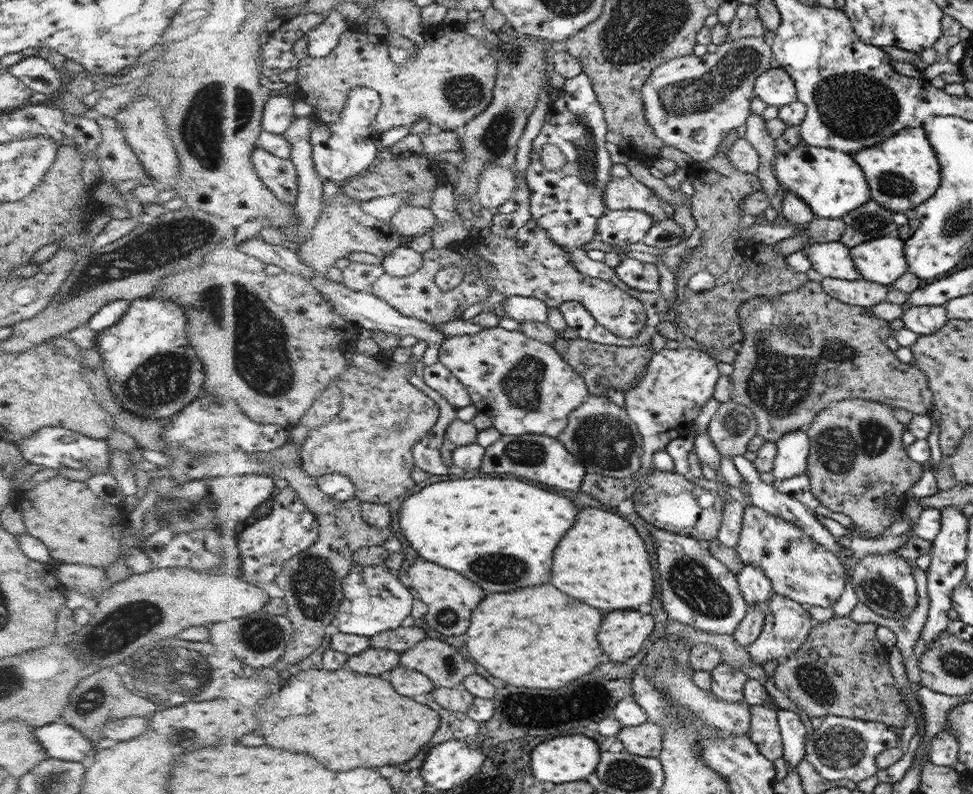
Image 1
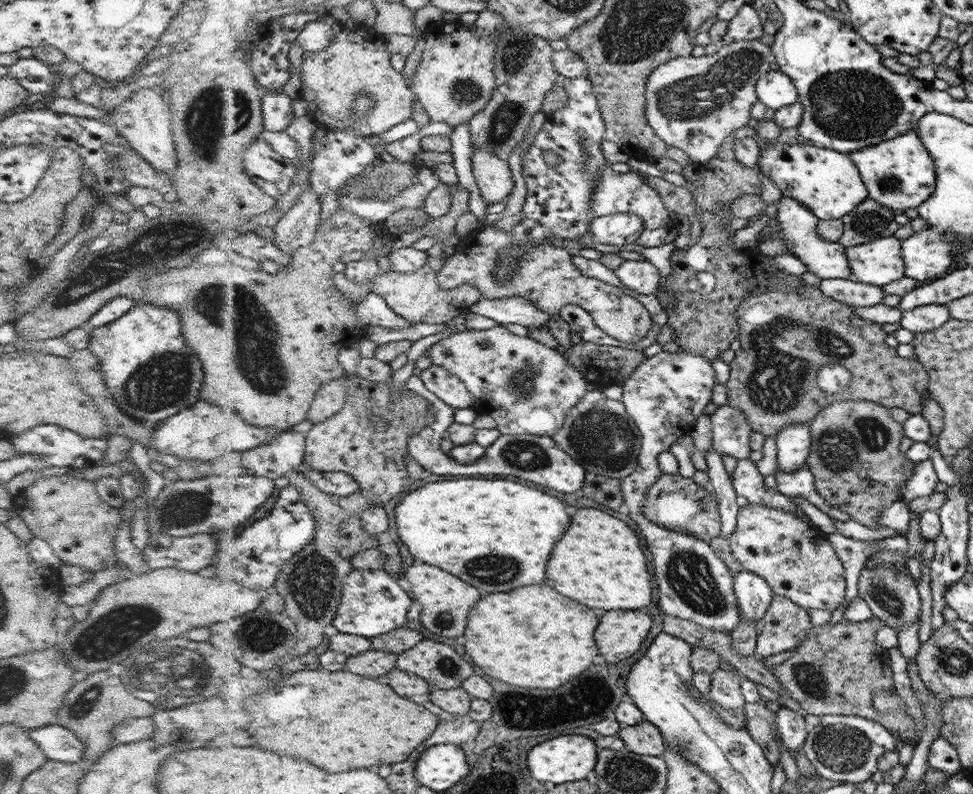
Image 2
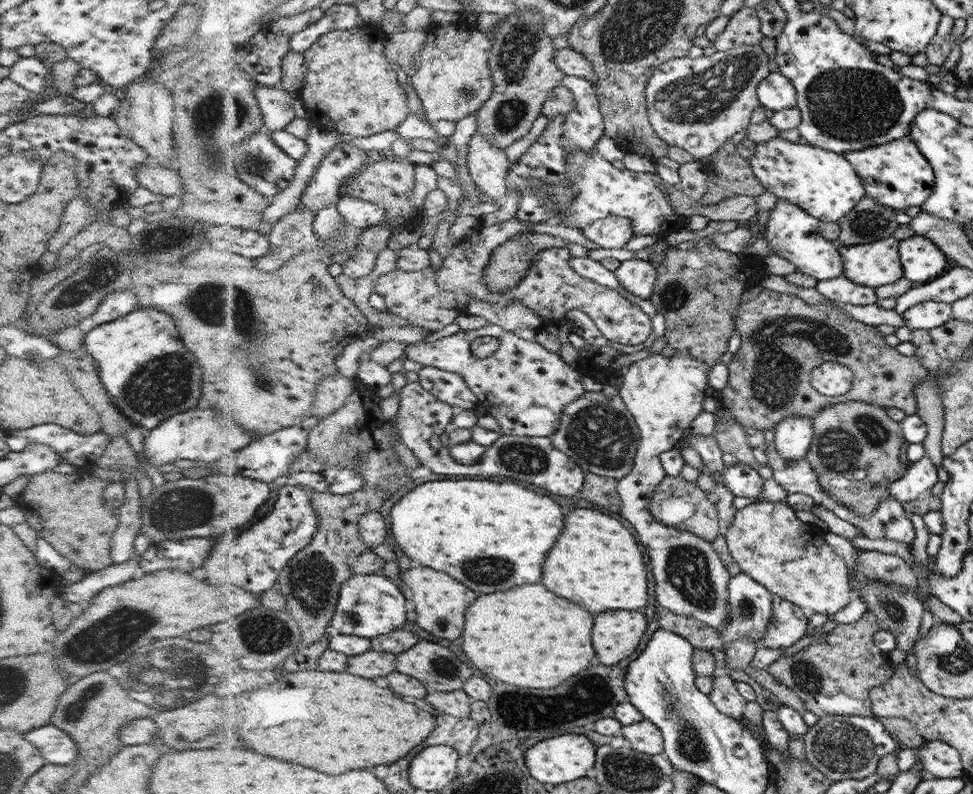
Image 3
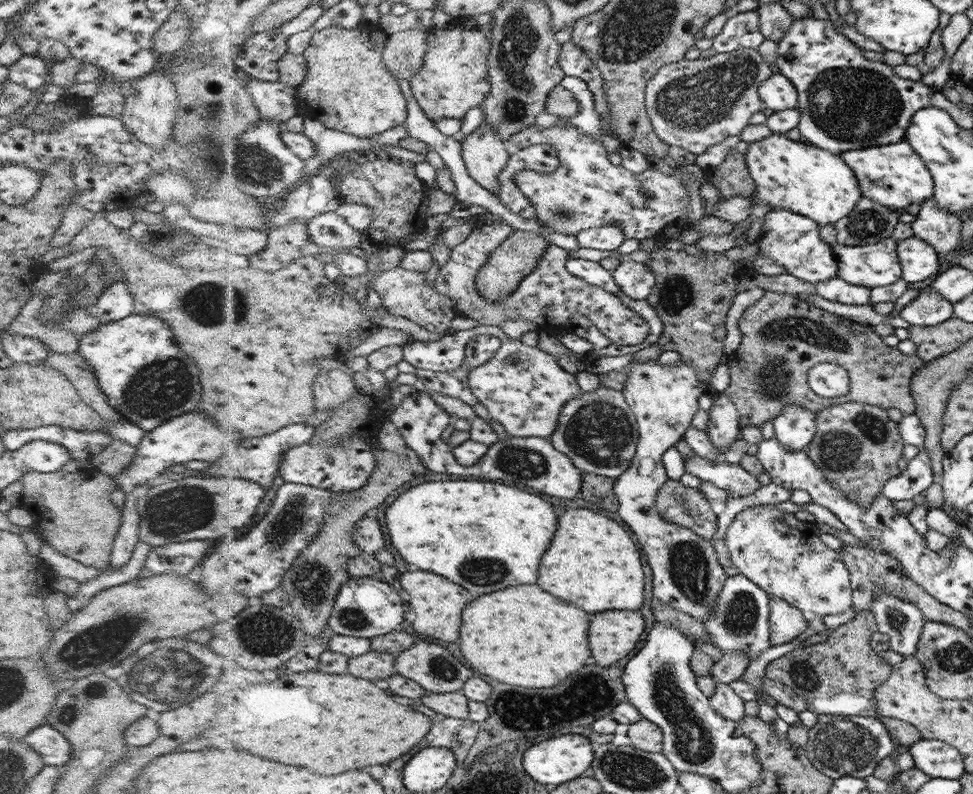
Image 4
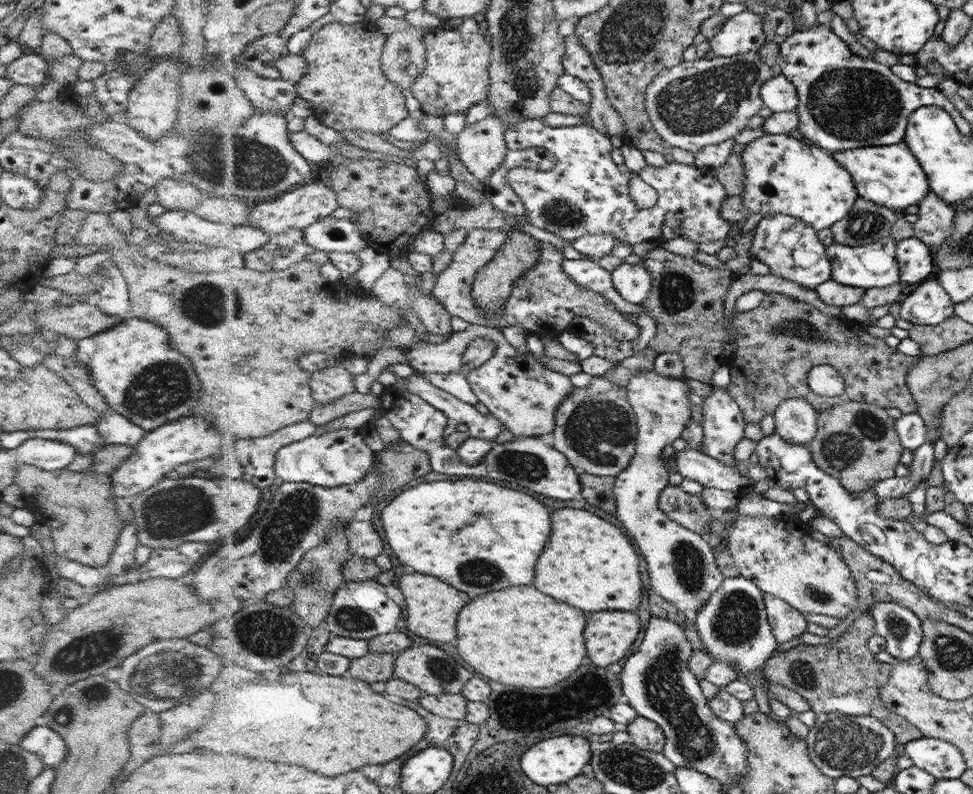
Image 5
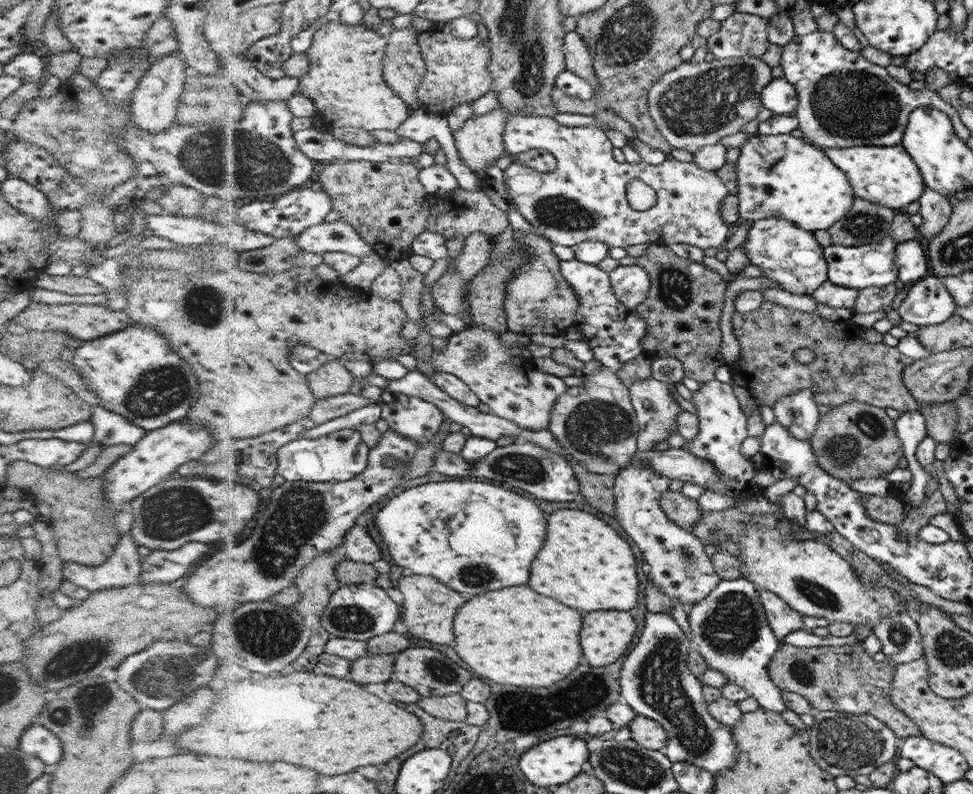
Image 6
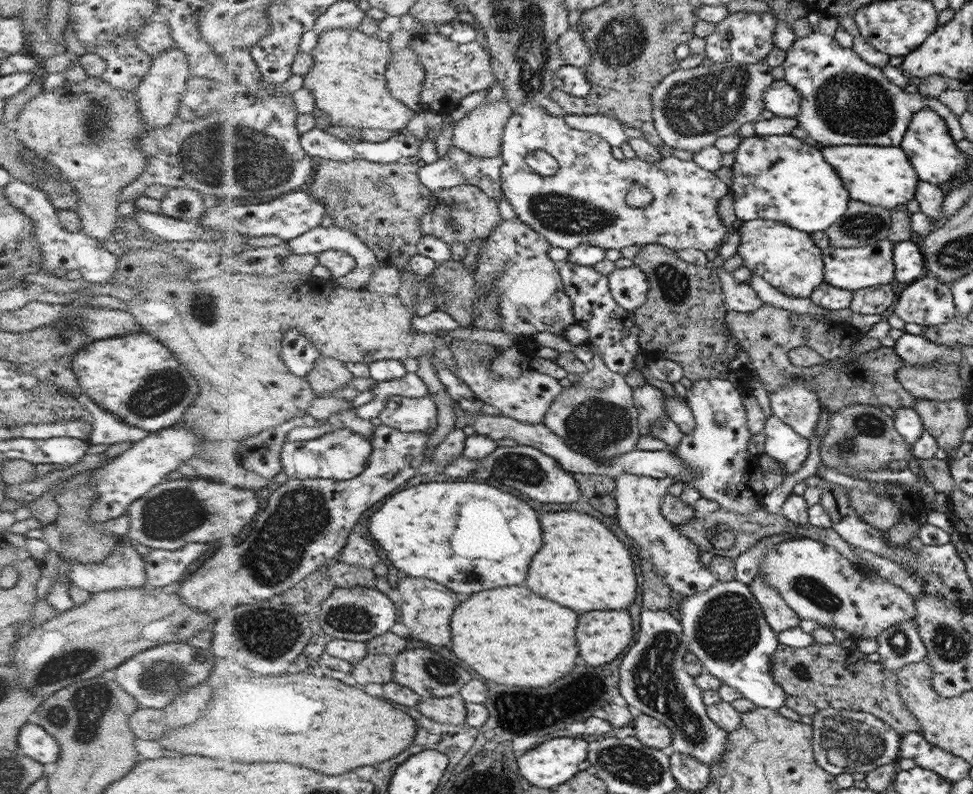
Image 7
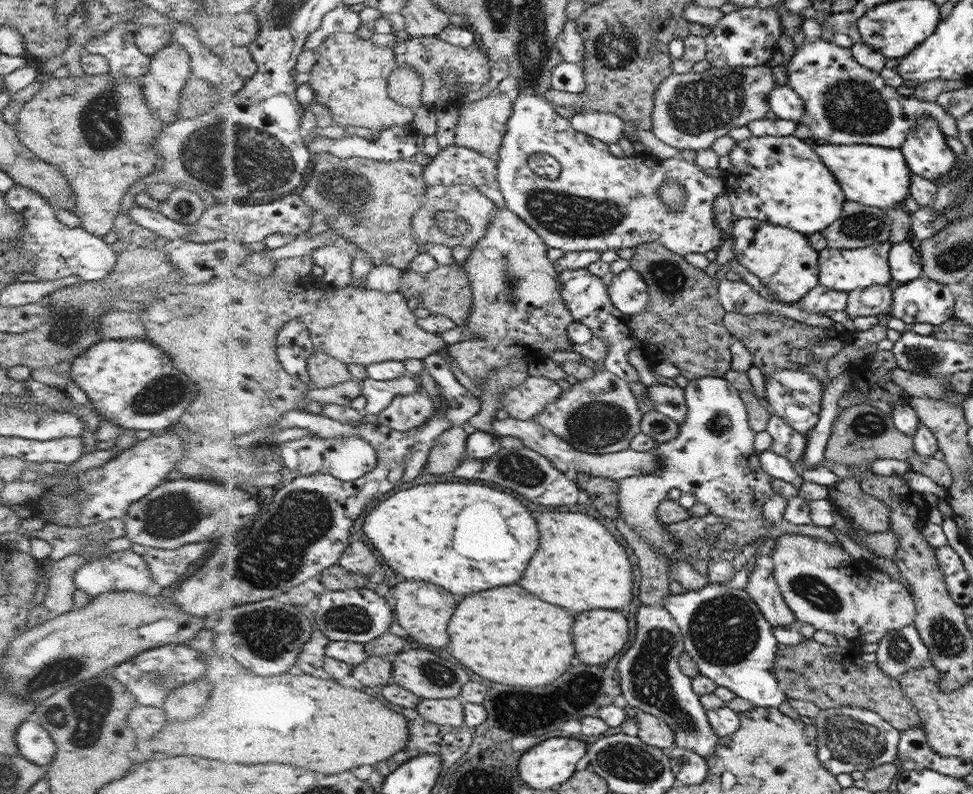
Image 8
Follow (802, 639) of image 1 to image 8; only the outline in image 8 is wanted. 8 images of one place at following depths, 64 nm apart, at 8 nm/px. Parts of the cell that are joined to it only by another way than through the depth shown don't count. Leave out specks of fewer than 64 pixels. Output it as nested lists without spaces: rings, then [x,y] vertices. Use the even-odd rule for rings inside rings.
[[[759,558],[755,560],[755,566],[748,578],[746,591],[759,606],[765,619],[771,627],[784,627],[796,624],[795,614],[787,606],[775,582],[772,570],[765,568],[759,563]]]

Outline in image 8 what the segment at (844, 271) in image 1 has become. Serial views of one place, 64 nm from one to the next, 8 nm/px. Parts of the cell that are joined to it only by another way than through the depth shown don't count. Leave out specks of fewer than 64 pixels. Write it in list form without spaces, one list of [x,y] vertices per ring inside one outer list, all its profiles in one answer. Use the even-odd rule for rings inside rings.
[[[740,217],[725,240],[733,240],[734,258],[760,278],[778,302],[791,304],[800,301],[819,284],[819,253],[811,247],[808,236],[788,227],[772,225],[768,221]]]

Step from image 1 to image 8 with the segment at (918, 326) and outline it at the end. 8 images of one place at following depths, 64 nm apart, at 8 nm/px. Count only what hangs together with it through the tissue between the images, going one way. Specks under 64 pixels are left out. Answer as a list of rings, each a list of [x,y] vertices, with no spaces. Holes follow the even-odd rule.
[[[919,278],[907,282],[892,290],[892,304],[885,317],[900,318],[906,325],[926,322],[938,326],[954,316],[955,291],[949,285],[943,285],[929,278]]]

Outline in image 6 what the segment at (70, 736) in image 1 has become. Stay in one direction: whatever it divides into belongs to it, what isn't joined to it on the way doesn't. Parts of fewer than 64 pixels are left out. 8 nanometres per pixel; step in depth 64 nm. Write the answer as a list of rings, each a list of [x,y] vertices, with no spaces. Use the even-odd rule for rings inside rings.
[[[32,724],[26,728],[19,742],[22,751],[32,754],[45,764],[44,772],[53,774],[63,754],[62,741],[44,725]]]

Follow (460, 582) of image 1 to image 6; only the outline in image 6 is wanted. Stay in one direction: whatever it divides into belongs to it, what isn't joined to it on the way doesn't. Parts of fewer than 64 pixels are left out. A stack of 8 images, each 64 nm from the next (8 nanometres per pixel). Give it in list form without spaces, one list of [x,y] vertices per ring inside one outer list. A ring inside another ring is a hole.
[[[406,576],[401,578],[400,590],[405,596],[403,621],[409,632],[418,640],[423,639],[438,645],[449,645],[456,640],[454,620],[458,610],[468,602],[468,596],[456,592],[448,584],[442,584],[438,578],[430,576]]]

